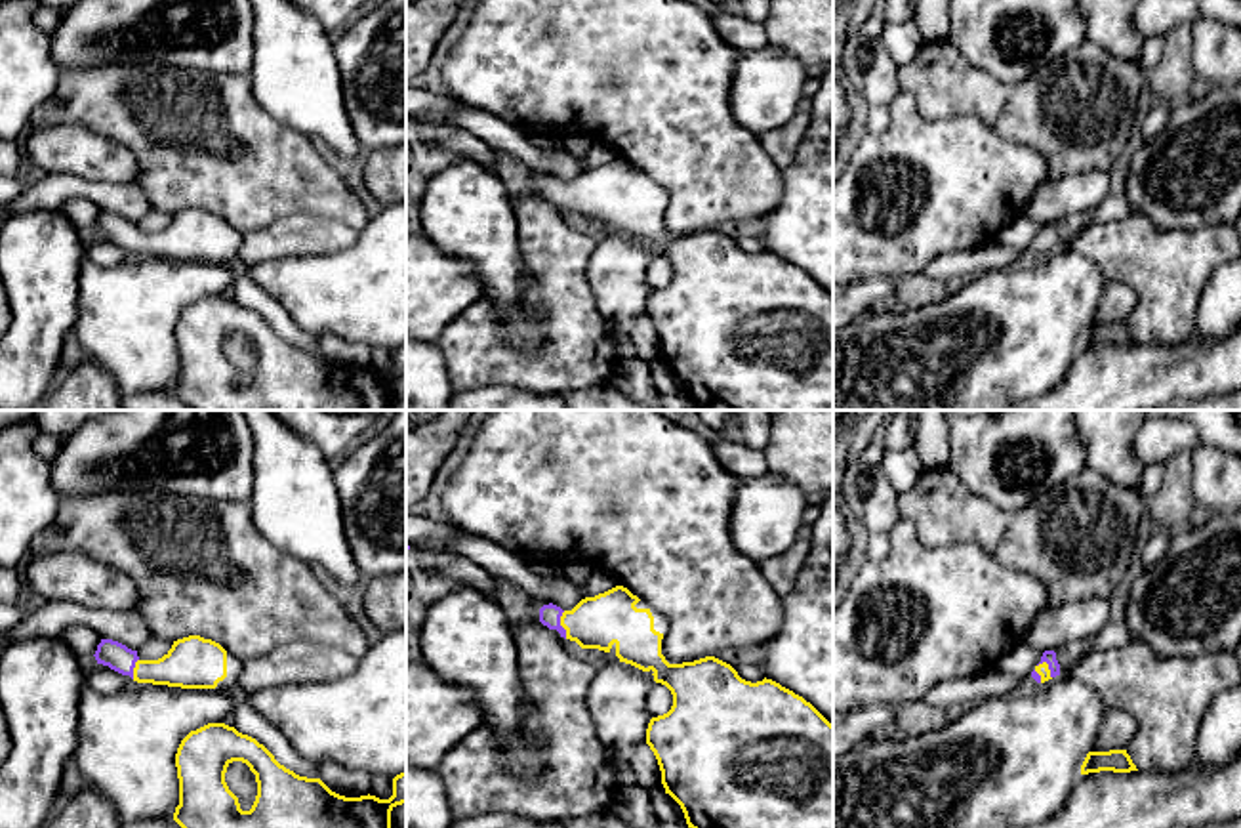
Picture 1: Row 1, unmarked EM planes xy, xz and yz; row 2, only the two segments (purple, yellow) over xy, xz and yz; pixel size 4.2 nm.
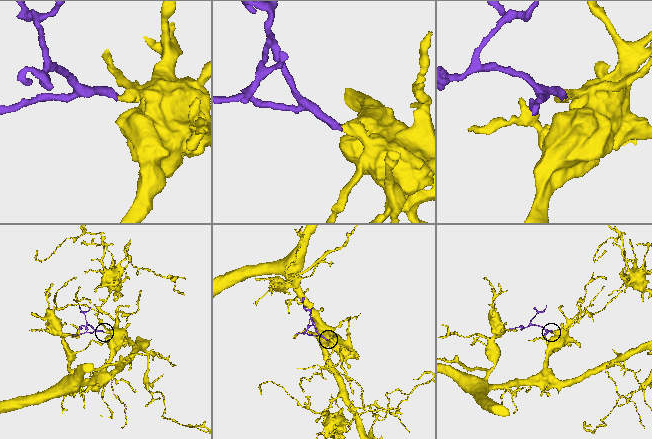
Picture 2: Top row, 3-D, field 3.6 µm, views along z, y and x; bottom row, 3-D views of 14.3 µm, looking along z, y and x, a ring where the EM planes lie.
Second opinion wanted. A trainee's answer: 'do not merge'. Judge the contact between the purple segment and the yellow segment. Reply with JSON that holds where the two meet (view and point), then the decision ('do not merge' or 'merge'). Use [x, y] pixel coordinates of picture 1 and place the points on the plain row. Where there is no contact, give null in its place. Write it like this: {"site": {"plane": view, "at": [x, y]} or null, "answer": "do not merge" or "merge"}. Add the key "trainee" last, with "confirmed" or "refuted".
{"site": {"plane": "xz", "at": [559, 197]}, "answer": "merge", "trainee": "refuted"}

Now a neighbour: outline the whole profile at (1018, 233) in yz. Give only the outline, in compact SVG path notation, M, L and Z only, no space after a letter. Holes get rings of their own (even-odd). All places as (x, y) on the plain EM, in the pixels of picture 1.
M1024 214L1001 227L995 240L1007 248L1027 252L1041 235L1043 225Z

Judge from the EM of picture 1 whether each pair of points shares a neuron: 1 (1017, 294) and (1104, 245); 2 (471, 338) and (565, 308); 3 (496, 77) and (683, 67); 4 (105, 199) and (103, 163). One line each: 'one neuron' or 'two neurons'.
1: two neurons
2: one neuron
3: one neuron
4: two neurons

